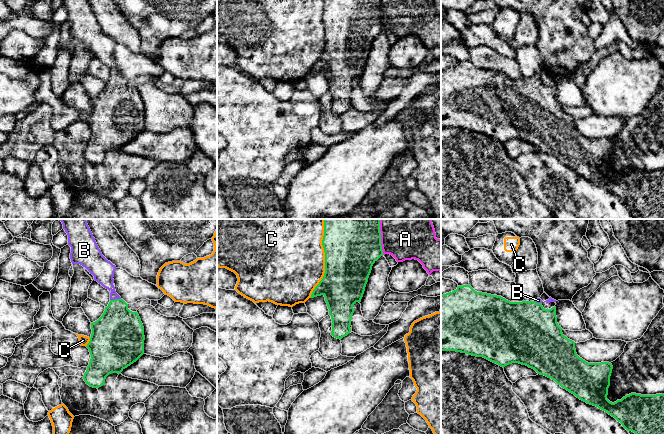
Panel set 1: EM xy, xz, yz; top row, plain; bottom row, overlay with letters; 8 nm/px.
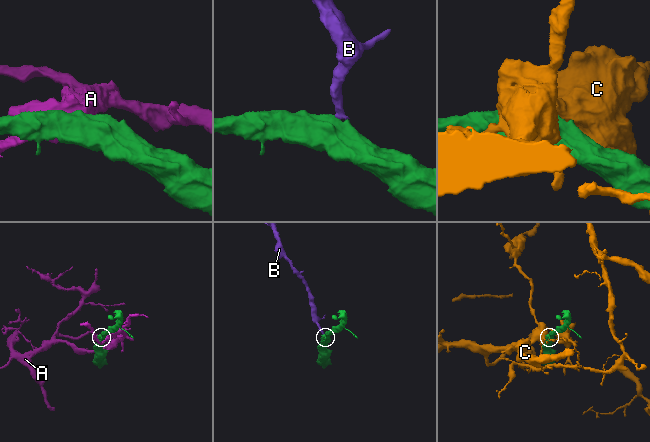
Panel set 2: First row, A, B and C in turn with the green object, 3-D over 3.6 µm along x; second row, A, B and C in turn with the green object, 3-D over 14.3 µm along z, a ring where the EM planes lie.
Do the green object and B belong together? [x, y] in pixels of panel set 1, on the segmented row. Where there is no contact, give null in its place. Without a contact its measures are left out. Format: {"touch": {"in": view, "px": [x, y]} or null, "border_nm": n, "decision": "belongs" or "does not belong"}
{"touch": {"in": "xy", "px": [115, 299]}, "border_nm": 90, "decision": "belongs"}

